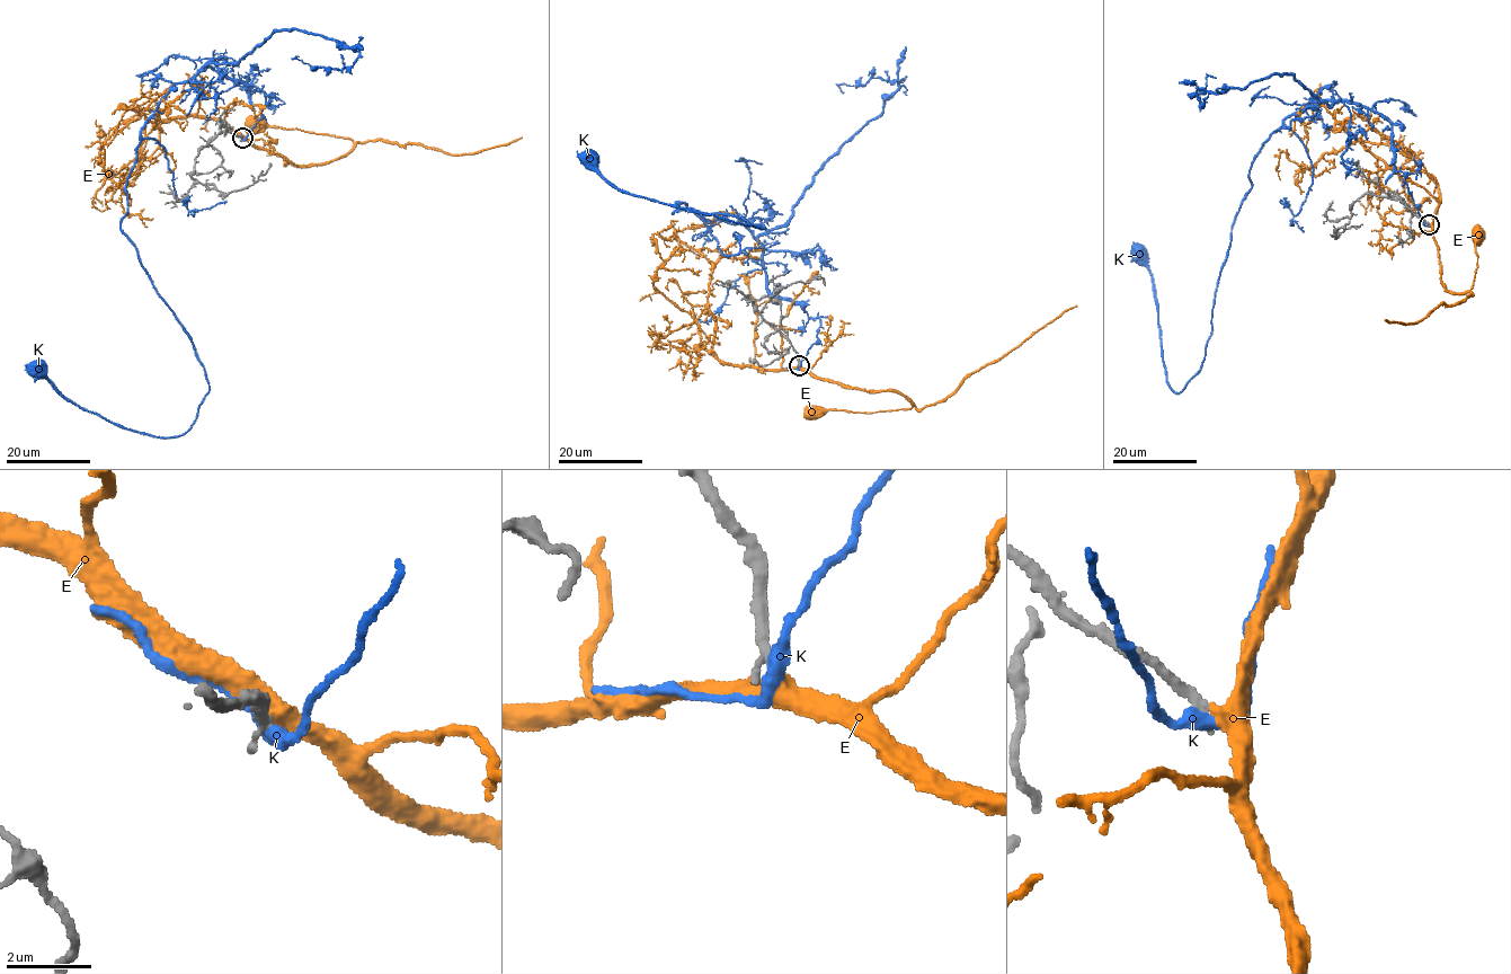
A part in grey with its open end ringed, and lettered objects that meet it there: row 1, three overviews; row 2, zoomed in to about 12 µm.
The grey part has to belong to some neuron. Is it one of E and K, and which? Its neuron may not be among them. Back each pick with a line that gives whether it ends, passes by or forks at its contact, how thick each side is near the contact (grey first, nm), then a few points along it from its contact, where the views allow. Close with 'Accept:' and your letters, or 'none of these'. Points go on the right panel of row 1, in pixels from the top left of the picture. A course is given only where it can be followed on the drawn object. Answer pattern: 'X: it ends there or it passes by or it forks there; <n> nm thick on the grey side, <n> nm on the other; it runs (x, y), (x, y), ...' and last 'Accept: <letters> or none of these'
E: it passes by; 280 nm thick on the grey side, 380 nm on the other; it runs (1429, 224), (1437, 242), (1445, 291), (1457, 294), (1473, 286), (1477, 265), (1475, 241), (1481, 235)
Accept: E

